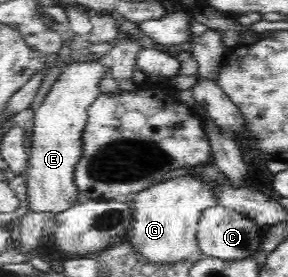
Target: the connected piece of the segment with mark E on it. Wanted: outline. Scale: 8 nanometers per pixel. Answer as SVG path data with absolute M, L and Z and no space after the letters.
M100 61L64 66L44 102L35 110L30 165L25 180L31 212L51 212L56 215L77 203L80 193L74 172L78 160L82 158L82 138L90 116L88 107L98 100L101 94L100 80L108 70Z

